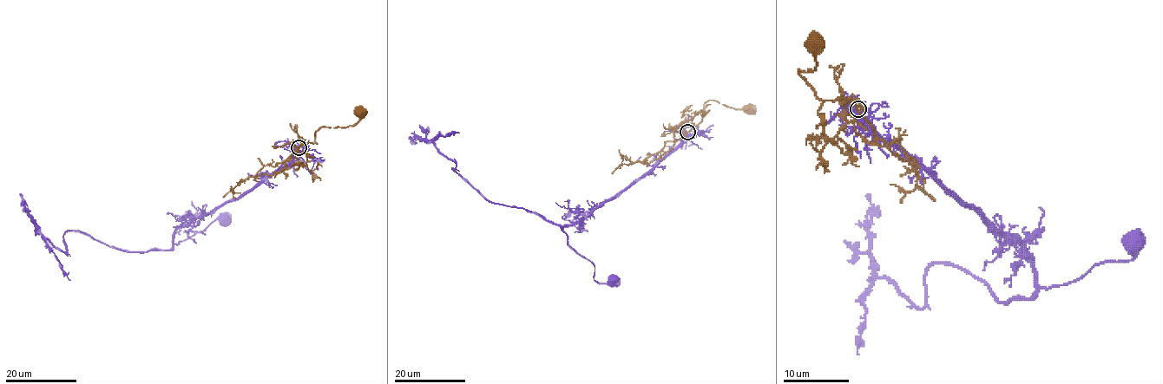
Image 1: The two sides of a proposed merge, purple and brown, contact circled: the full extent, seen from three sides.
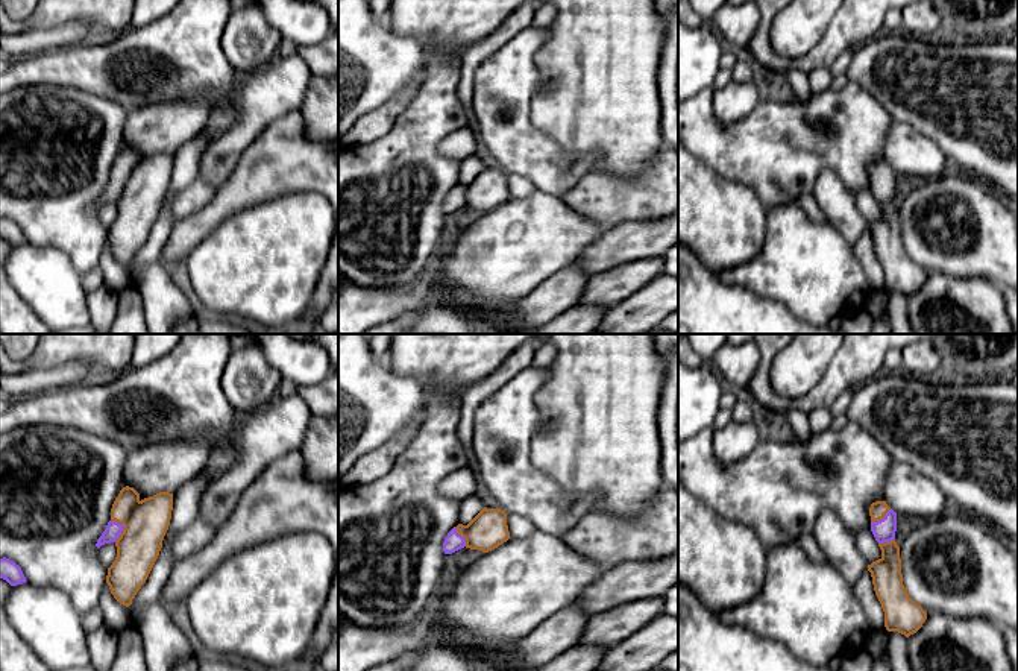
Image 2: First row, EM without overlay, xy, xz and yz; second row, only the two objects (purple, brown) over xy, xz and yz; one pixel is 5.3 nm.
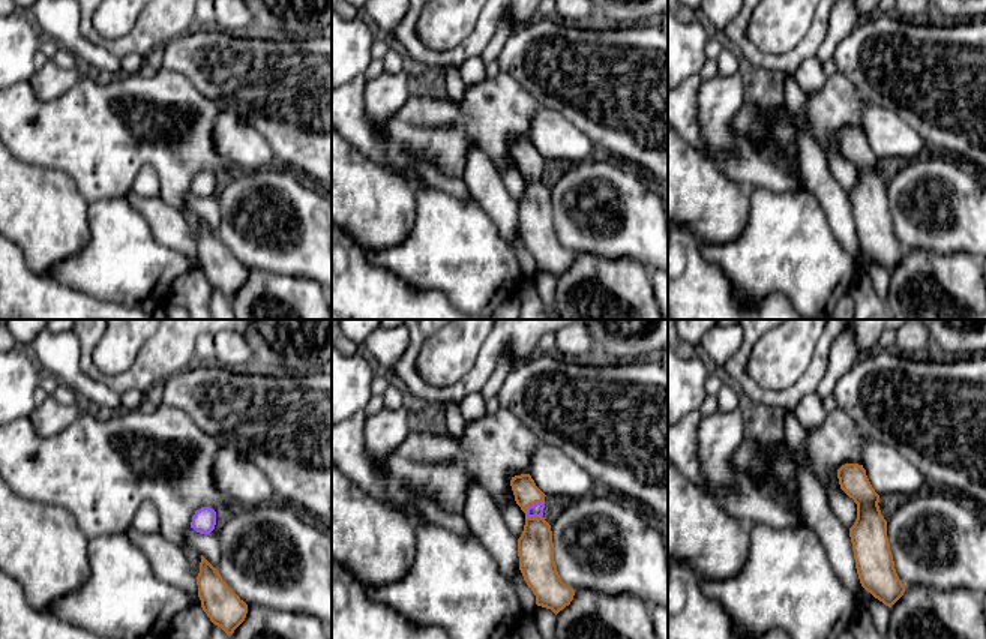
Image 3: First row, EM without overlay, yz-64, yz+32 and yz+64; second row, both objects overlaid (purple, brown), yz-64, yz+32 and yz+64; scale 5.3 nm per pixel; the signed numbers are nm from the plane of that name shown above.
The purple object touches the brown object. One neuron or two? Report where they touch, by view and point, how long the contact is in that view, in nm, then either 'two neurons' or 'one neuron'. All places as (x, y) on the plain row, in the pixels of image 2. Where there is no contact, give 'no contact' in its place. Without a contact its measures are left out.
xy (123, 187) | 130 nm | two neurons

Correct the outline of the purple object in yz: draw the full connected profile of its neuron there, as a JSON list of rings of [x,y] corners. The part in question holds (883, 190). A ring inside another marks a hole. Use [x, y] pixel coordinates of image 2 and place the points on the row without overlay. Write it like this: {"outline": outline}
{"outline": [[[891,169],[883,179],[871,182],[871,191],[878,203],[895,200],[897,173]]]}

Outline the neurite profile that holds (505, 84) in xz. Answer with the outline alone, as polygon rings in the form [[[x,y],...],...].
[[[531,26],[481,62],[475,71],[472,109],[479,143],[499,169],[523,176],[537,190],[561,199],[595,170],[598,155],[563,150],[529,120],[531,102],[540,90],[536,55],[549,36],[549,29]]]

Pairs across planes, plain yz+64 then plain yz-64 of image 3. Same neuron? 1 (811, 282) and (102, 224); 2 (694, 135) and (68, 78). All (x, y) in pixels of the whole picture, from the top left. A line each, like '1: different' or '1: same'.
1: same
2: different

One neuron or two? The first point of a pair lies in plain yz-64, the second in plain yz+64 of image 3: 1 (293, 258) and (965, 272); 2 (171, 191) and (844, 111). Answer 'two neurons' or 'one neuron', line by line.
1: two neurons
2: one neuron

